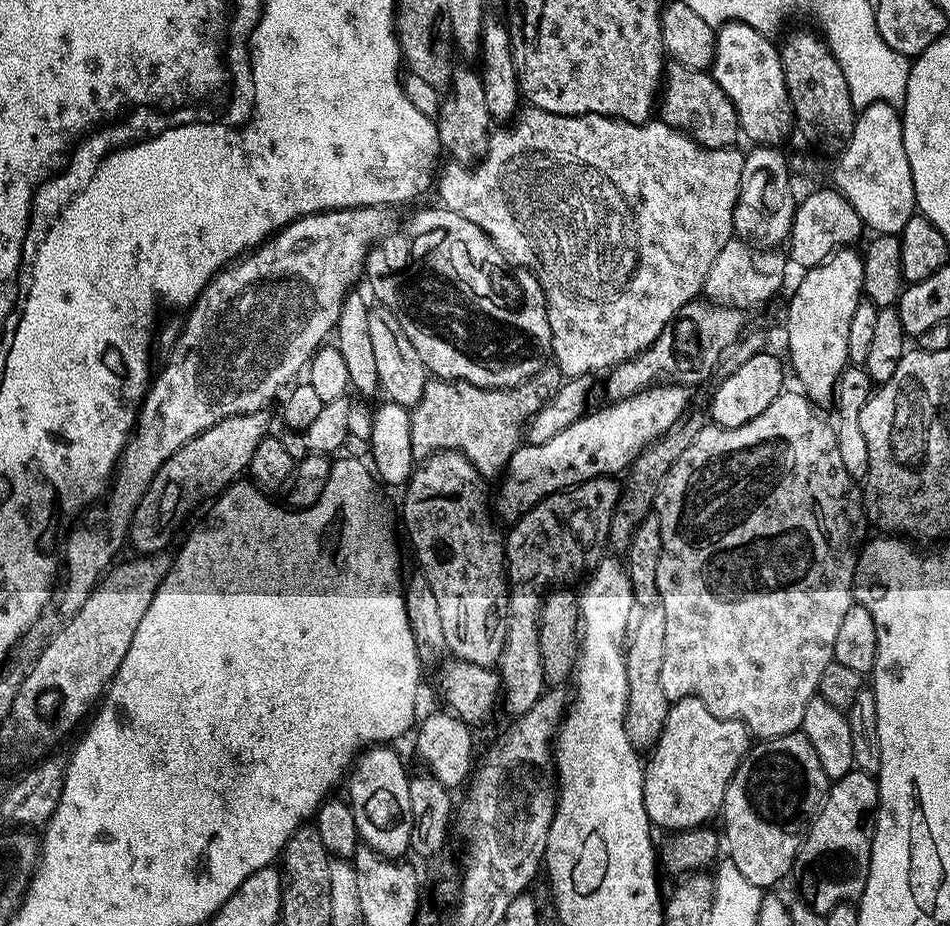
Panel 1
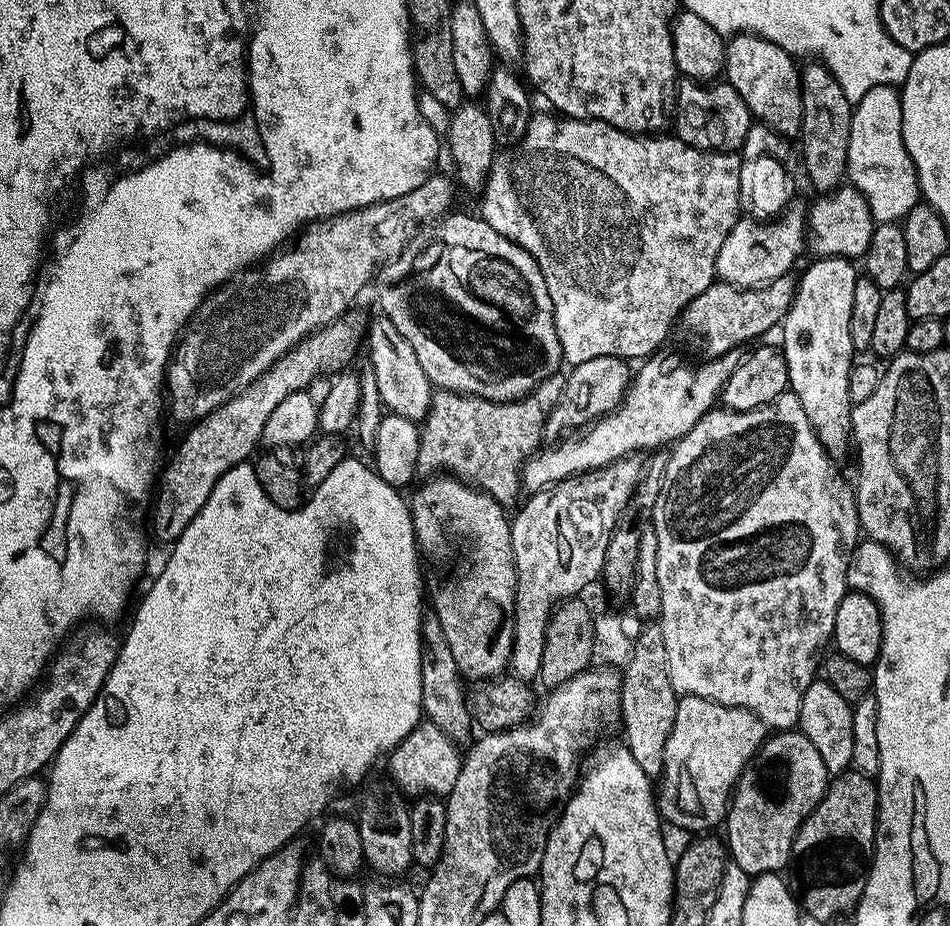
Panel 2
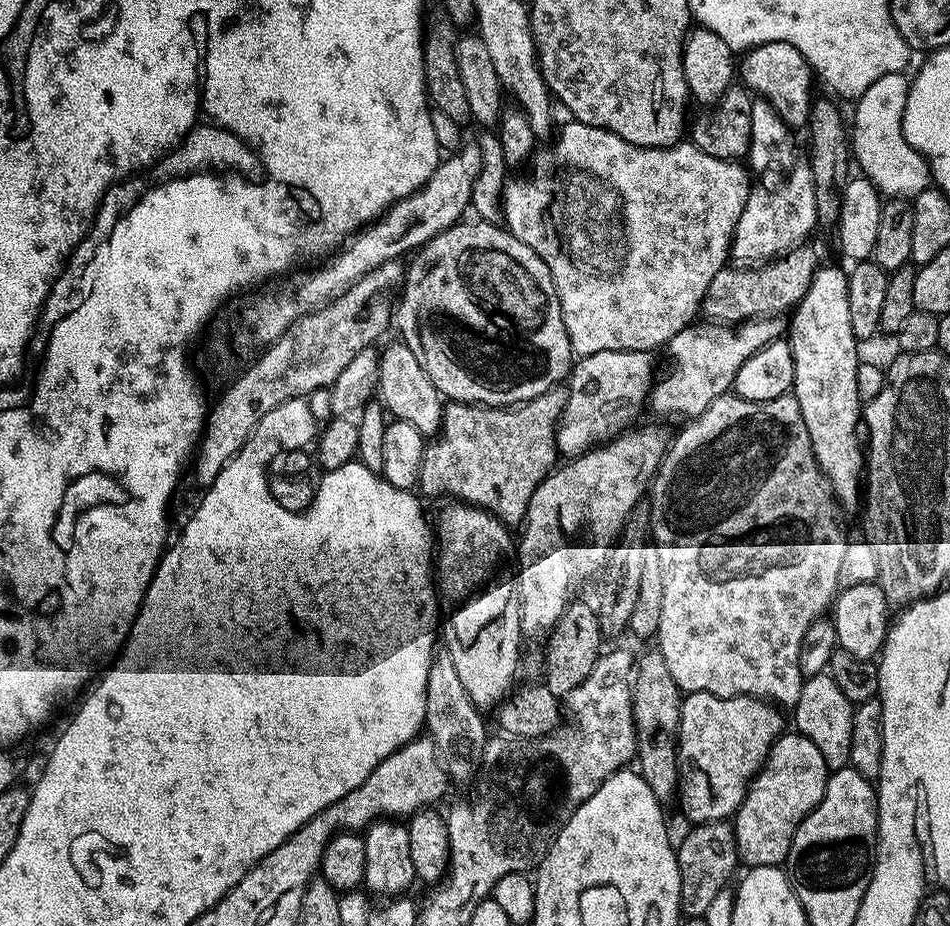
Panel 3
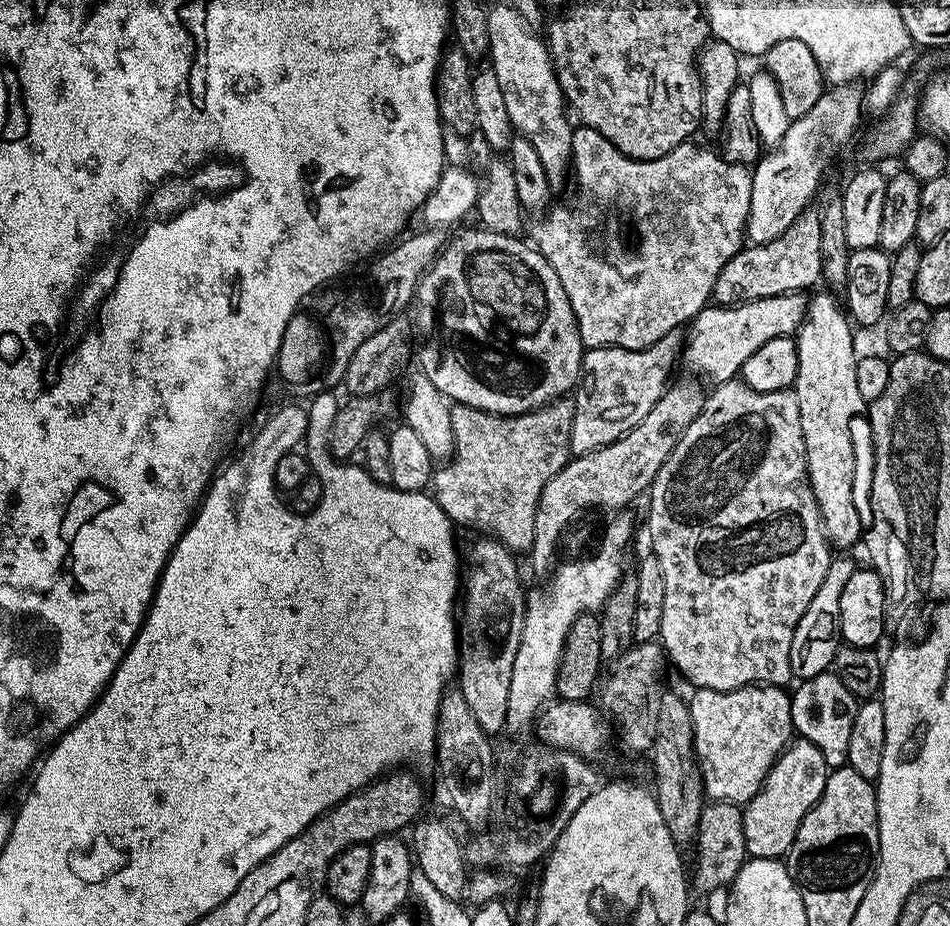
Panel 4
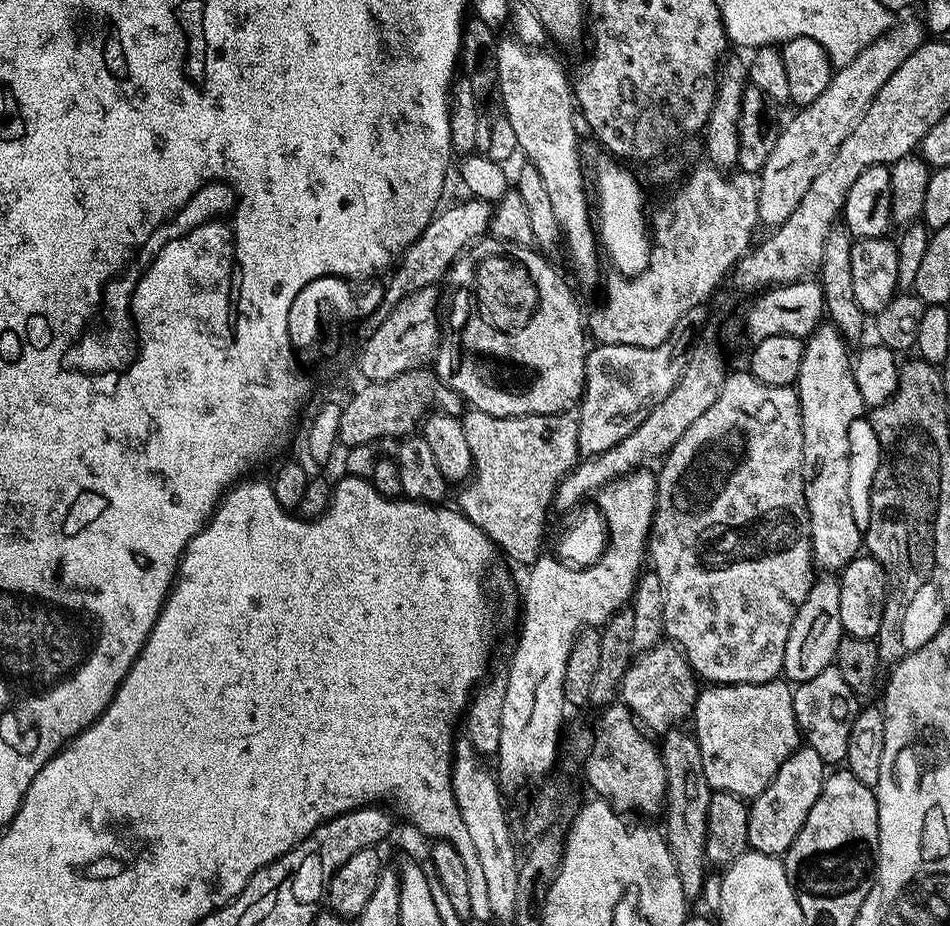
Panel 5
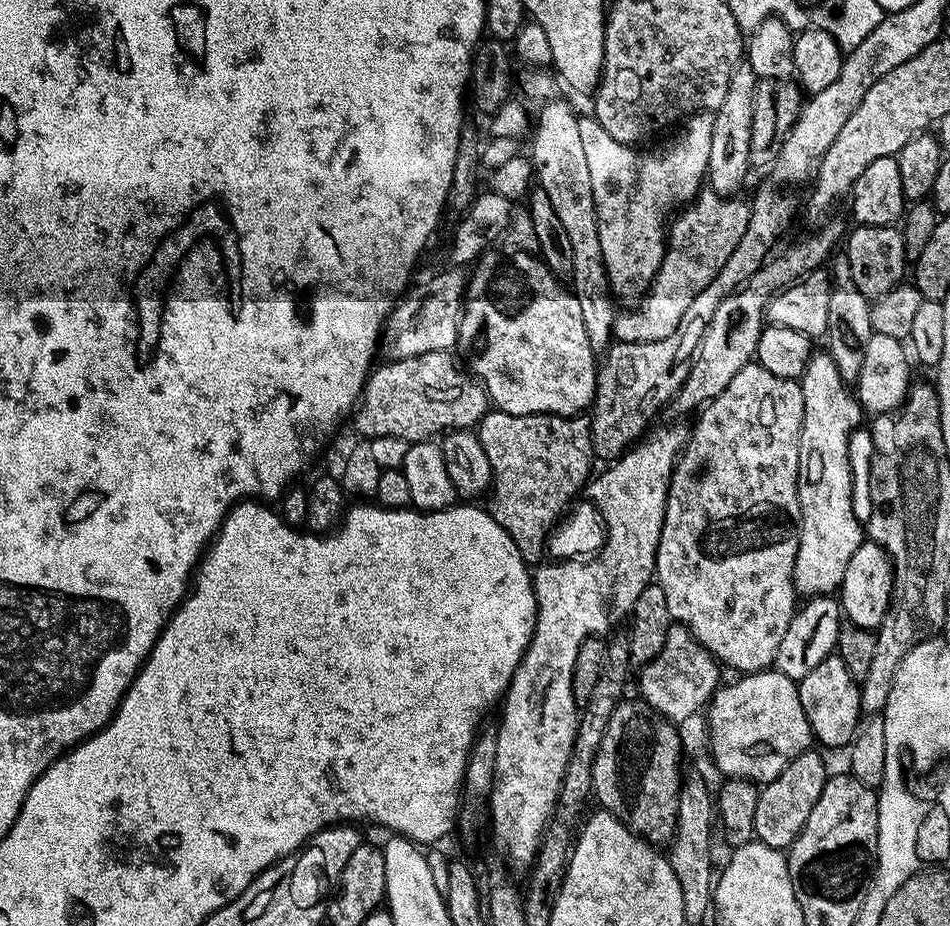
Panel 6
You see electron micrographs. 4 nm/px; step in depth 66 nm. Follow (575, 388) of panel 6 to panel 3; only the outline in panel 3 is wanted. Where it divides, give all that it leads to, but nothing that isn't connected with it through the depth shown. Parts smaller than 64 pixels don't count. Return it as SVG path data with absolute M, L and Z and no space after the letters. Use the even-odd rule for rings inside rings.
M461 222L448 228L442 234L426 242L407 261L404 282L398 292L394 304L394 328L400 331L399 339L418 358L418 366L426 370L426 378L434 382L440 395L452 402L462 404L482 404L490 408L507 408L517 404L525 404L528 400L538 398L538 394L546 394L556 384L567 381L574 367L574 353L570 346L570 336L566 334L566 322L562 322L562 306L558 302L558 294L554 290L554 278L550 278L550 270L526 242L512 235L507 228L496 222Z

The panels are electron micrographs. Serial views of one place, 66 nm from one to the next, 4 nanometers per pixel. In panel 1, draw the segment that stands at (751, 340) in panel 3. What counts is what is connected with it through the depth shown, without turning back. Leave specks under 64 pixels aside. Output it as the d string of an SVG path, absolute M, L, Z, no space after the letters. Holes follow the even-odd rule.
M660 382L630 398L611 403L610 408L604 408L601 412L589 411L566 426L566 430L558 430L558 434L547 442L521 443L499 481L496 504L494 500L495 515L500 515L505 525L511 526L535 504L553 496L555 492L563 492L588 480L597 480L600 476L616 478L627 472L642 449L659 436L666 435L678 421L684 419L689 411L688 392L685 385Z

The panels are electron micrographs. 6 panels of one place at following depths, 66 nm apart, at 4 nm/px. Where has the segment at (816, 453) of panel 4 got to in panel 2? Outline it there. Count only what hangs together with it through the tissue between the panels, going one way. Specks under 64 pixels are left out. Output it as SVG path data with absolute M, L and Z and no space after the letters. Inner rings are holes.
M822 256L813 259L813 264L801 274L796 284L796 297L784 315L784 344L782 351L788 367L788 386L802 402L802 410L806 410L806 418L810 418L810 426L816 431L816 437L828 451L829 456L841 458L850 452L852 434L852 395L850 394L850 374L854 363L854 349L850 338L850 306L854 306L854 286L858 279L858 268L847 256Z

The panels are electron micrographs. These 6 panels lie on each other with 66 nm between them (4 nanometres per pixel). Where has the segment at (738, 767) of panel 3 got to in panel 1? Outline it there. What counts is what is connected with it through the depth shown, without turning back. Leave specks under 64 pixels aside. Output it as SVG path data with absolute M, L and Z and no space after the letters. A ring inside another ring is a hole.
M687 696L684 700L677 700L669 707L668 717L662 726L662 734L658 738L658 742L650 749L649 758L647 757L644 764L644 801L646 802L646 814L648 819L652 821L657 829L668 828L667 830L683 830L685 828L699 828L709 823L708 819L712 815L719 813L724 807L724 795L726 794L726 786L730 782L730 778L738 770L740 761L743 760L750 747L750 733L748 727L740 720L720 720L714 714L710 714L710 710L706 710L704 703L697 696Z

